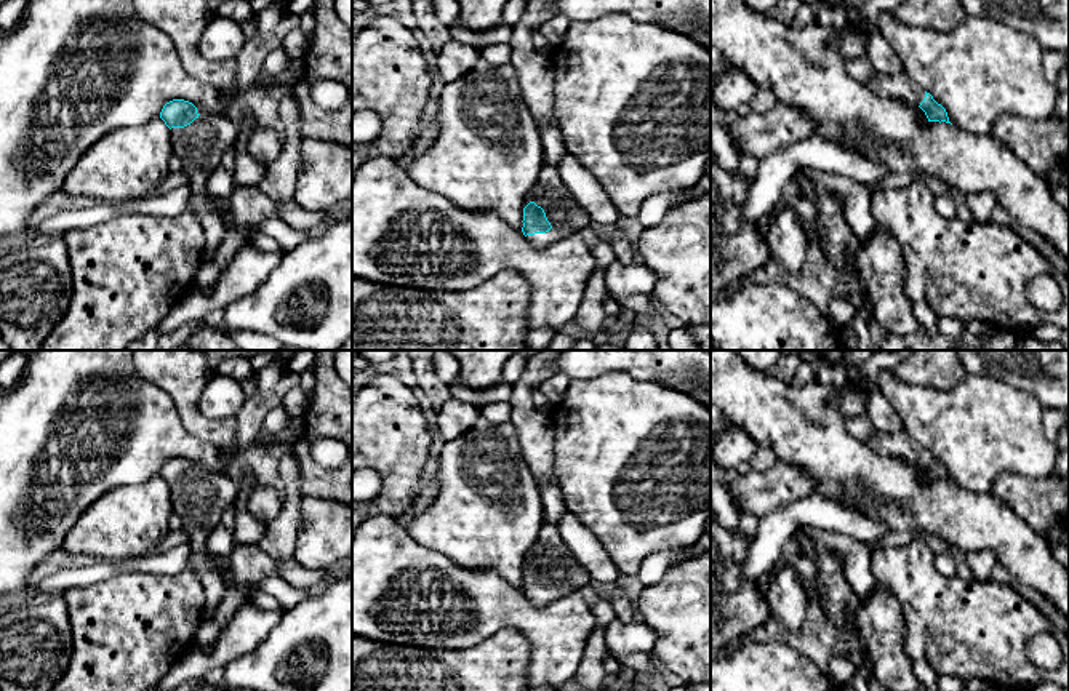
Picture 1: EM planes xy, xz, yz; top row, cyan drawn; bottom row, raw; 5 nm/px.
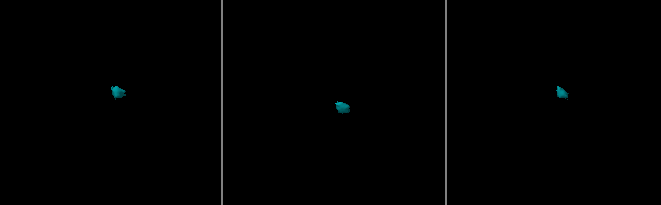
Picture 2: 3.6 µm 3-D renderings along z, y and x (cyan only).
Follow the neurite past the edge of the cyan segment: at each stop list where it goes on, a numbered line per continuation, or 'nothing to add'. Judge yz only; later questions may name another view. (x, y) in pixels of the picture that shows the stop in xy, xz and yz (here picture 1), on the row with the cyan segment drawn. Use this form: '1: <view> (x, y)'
1: yz (900, 87)

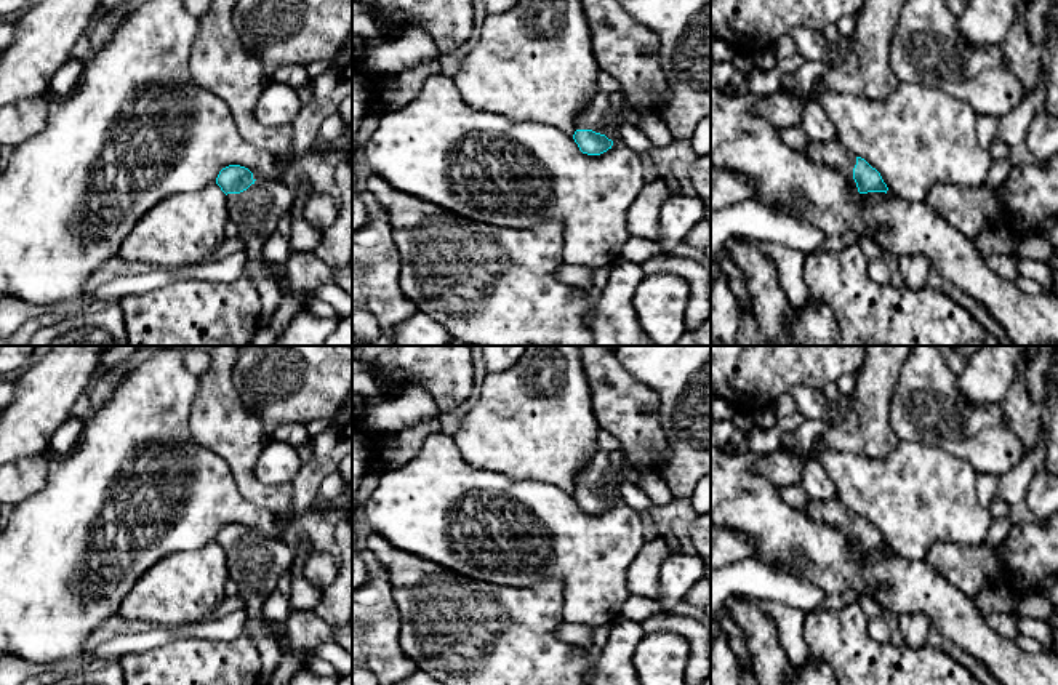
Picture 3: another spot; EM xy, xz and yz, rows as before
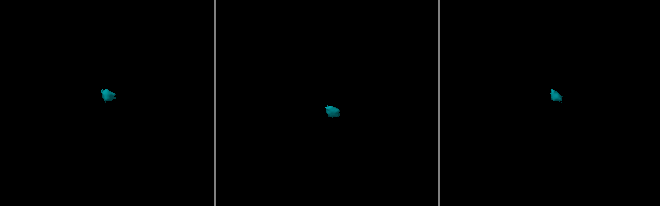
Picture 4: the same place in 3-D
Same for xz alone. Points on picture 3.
1: xz (597, 116)

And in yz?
1: yz (834, 154)

